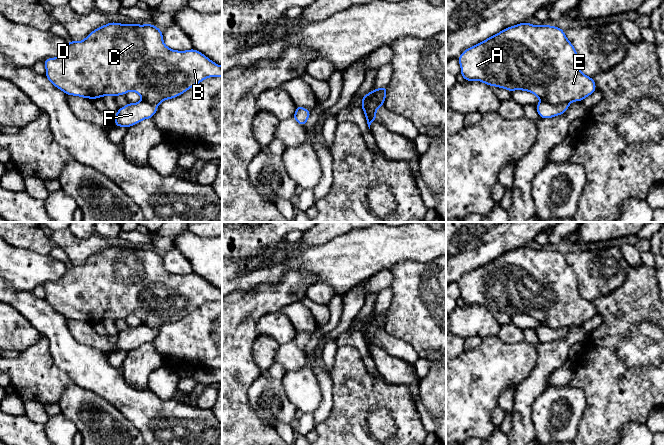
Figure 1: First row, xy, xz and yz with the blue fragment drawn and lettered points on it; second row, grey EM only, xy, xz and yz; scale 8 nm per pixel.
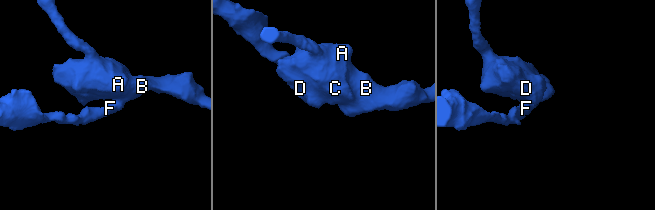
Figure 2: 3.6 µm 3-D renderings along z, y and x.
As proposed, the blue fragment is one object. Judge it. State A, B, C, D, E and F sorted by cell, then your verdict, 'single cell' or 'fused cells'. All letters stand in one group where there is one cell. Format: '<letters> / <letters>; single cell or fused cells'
A B C D E / F; fused cells

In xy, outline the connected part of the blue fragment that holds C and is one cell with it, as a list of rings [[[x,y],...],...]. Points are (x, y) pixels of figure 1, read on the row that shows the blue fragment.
[[[110,22],[90,32],[82,41],[68,40],[66,49],[58,57],[47,58],[43,63],[47,79],[66,95],[93,100],[134,91],[142,100],[157,106],[208,77],[222,77],[222,66],[194,48],[186,51],[168,48],[163,42],[163,32],[153,24]]]

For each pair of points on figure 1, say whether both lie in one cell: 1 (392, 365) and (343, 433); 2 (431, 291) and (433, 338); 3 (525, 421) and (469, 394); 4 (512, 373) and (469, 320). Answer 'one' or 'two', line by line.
1: two
2: one
3: two
4: two

